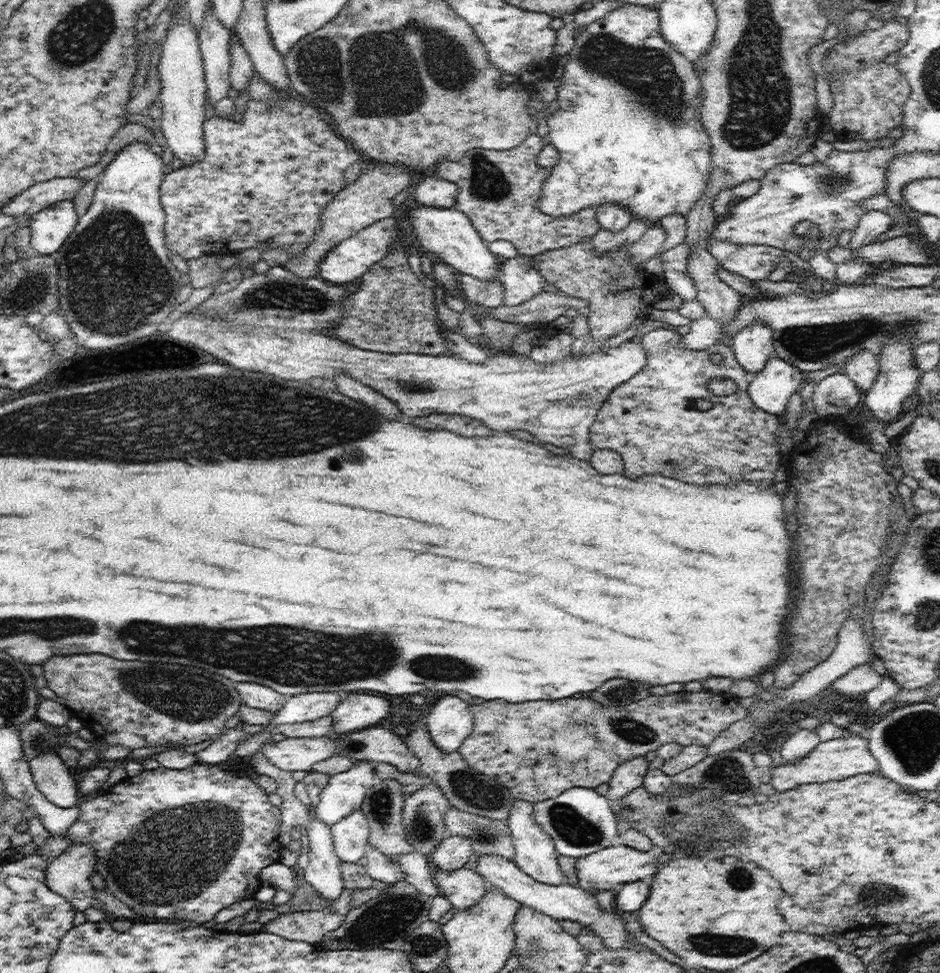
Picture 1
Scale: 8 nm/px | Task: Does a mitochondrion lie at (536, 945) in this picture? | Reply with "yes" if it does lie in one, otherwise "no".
yes

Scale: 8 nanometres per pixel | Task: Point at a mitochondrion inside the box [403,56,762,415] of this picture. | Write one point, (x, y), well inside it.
(487, 182)

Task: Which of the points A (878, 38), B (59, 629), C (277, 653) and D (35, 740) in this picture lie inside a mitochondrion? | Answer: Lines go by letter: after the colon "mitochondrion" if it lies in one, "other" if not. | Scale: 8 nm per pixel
A: other
B: mitochondrion
C: mitochondrion
D: mitochondrion

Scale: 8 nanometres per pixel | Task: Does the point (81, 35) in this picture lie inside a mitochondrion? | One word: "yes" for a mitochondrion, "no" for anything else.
yes

